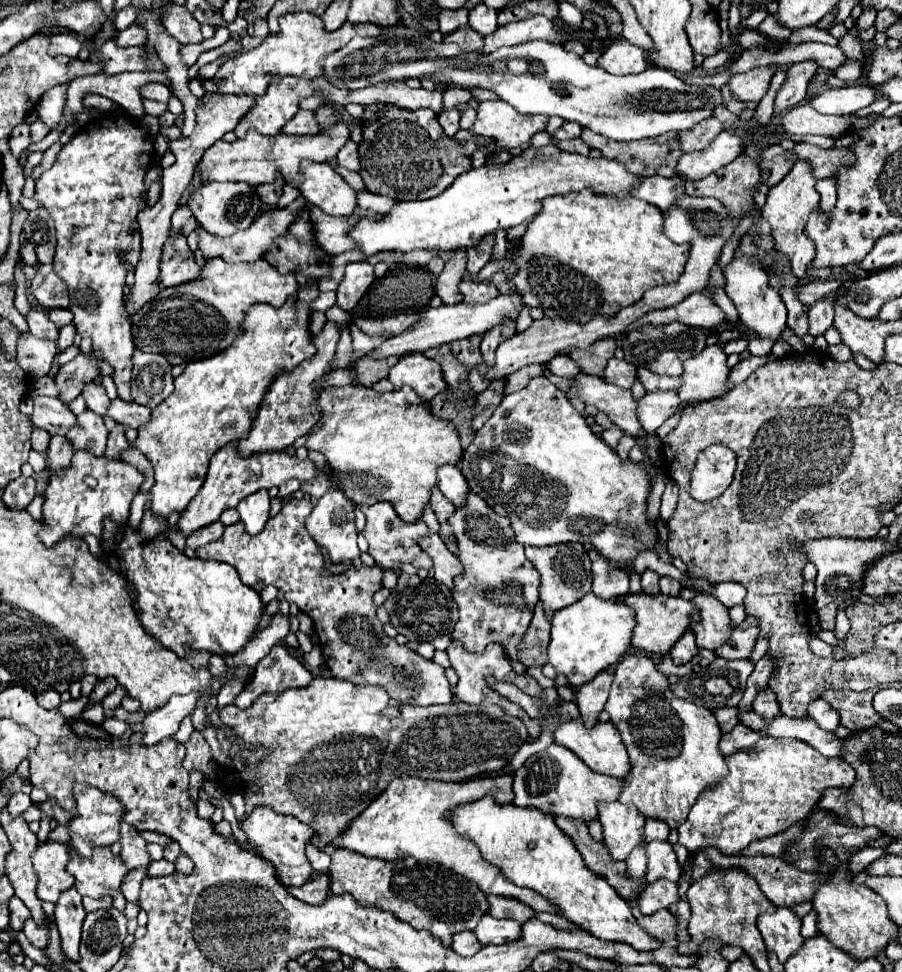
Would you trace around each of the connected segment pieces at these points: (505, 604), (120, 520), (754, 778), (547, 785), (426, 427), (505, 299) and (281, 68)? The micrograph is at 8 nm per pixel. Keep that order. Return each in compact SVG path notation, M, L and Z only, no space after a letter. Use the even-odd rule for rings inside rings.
M469 492L467 504L463 508L457 508L455 514L449 518L449 524L457 536L459 542L459 560L465 568L463 578L455 578L455 590L453 598L459 606L459 622L455 624L455 630L451 634L451 640L461 642L461 646L467 652L481 652L489 642L499 642L513 658L517 658L517 646L533 618L535 604L539 602L539 572L533 568L533 564L525 558L523 544L515 540L515 534L509 526L509 518L503 518L495 514L483 498Z
M77 450L73 454L71 466L59 470L51 476L49 486L45 490L45 504L43 504L43 530L39 532L41 542L45 546L57 544L67 534L85 536L93 534L101 538L103 518L113 518L119 526L125 526L129 518L129 506L135 494L139 492L141 482L145 476L135 468L125 464L119 458L107 456L93 456L87 450Z
M765 736L765 740L753 746L753 750L739 750L737 754L731 754L725 760L729 766L727 778L717 784L717 788L707 790L705 796L701 796L691 808L687 822L679 826L679 844L685 846L689 852L697 852L701 848L717 848L721 850L721 854L735 856L743 846L749 846L749 842L781 834L793 822L807 818L827 788L849 790L855 782L855 770L849 762L837 758L829 760L817 750L813 750L807 742L801 742L797 738Z
M551 744L543 752L531 756L523 768L515 772L513 792L517 806L535 806L539 810L545 810L553 816L563 816L571 820L583 820L591 822L597 820L597 804L599 802L615 802L621 794L623 782L619 778L603 776L589 766L585 766L571 750L559 744Z
M359 386L331 388L320 393L316 405L322 412L325 424L321 430L307 438L305 446L309 450L319 450L325 454L327 464L343 484L343 492L349 500L367 506L383 500L391 502L405 522L417 522L423 516L425 506L429 504L431 490L433 486L437 486L437 470L445 464L455 466L463 456L461 438L453 422L433 416L429 404L423 402L409 386L385 394Z
M511 292L511 294L499 294L497 298L491 298L485 304L455 304L455 306L439 306L439 308L429 308L423 312L423 318L411 326L407 332L393 336L391 340L387 340L383 346L375 348L373 352L369 352L371 356L377 358L387 358L387 356L403 356L405 352L425 352L427 348L433 346L441 346L441 344L449 344L473 334L483 334L487 330L491 330L497 324L503 324L505 320L517 320L519 312L525 308L525 302L521 298L521 292Z
M297 12L297 14L285 14L279 18L281 22L281 34L273 36L269 34L259 48L249 50L227 64L223 64L213 78L217 84L219 94L253 94L261 96L265 94L269 82L273 76L297 76L297 78L317 78L323 72L323 58L339 48L343 48L353 36L361 34L361 28L367 24L351 24L345 22L339 30L325 30L325 24L321 16L315 16L311 12Z

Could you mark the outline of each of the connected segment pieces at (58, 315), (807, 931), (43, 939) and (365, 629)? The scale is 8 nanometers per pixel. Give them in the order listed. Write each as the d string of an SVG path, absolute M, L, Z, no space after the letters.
M53 308L49 310L49 320L57 326L57 328L63 328L65 324L69 324L73 320L73 314L65 308Z
M811 910L811 912L803 918L801 934L803 934L803 938L813 938L813 936L819 934L819 928L817 928L817 914L815 914L815 910Z
M29 918L23 926L23 934L29 938L29 942L35 946L35 948L45 948L49 944L49 918L47 918L47 924L45 926L37 926L33 922L33 918Z
M305 498L289 500L275 518L269 518L269 522L265 524L265 530L261 534L249 536L247 530L245 530L245 524L237 522L237 524L227 526L219 540L209 542L203 548L197 548L195 554L197 554L197 558L203 558L203 560L217 560L217 562L231 564L239 572L241 582L245 586L253 588L255 592L261 592L265 586L271 586L271 584L277 586L277 590L281 590L287 596L287 602L297 604L299 610L305 612L313 620L315 634L319 636L319 642L323 646L321 652L323 652L325 664L331 670L333 678L349 680L355 686L367 686L367 684L369 686L381 686L381 688L387 688L391 692L395 702L389 702L389 706L381 714L397 716L399 714L397 706L407 704L407 702L415 704L415 706L431 706L431 704L449 704L449 702L453 702L453 692L451 692L451 686L445 678L445 668L435 664L433 660L421 658L417 652L409 650L407 646L397 644L395 638L389 638L383 632L383 624L379 622L379 618L375 614L377 606L373 602L373 594L383 588L383 584L381 584L383 568L381 566L371 566L371 568L351 566L349 570L343 570L341 574L329 572L325 568L319 546L307 536L307 530L303 526L303 522L311 514L311 510L313 510L313 504Z

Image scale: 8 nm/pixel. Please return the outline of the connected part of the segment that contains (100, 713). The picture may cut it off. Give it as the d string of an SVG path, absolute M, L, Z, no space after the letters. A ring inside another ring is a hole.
M102 702L93 703L88 706L81 714L83 720L93 722L94 724L102 724L105 720Z

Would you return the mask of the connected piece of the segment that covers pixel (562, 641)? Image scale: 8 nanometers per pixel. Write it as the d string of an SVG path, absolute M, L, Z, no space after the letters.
M589 592L585 598L553 616L551 642L547 648L549 664L555 666L557 674L565 674L573 688L579 688L599 672L613 668L629 652L635 624L633 608L623 600L605 600Z

